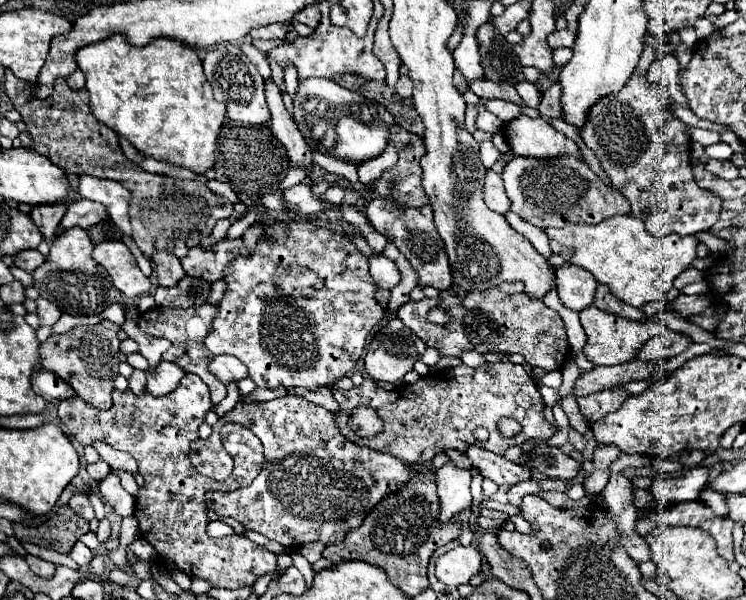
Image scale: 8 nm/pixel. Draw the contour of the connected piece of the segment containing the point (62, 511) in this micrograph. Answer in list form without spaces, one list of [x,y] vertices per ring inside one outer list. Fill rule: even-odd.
[[[61,505],[59,511],[37,527],[15,523],[15,537],[19,543],[33,543],[59,553],[69,553],[81,535],[89,531],[89,521],[75,515],[69,505]]]

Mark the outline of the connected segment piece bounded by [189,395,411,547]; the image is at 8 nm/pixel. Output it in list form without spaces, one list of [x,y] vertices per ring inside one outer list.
[[[295,395],[249,405],[237,403],[229,413],[219,417],[211,437],[191,445],[189,459],[193,459],[201,475],[211,479],[231,475],[234,461],[225,453],[220,436],[221,425],[229,421],[249,427],[261,439],[265,461],[261,473],[249,487],[205,493],[207,509],[233,517],[245,529],[263,533],[285,547],[301,547],[311,541],[325,545],[341,541],[347,531],[361,525],[369,509],[381,501],[385,493],[397,491],[411,477],[407,463],[345,439],[337,427],[335,413]]]

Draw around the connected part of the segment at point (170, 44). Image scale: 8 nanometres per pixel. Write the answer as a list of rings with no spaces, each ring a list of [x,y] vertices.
[[[117,33],[105,41],[97,41],[93,45],[81,47],[75,53],[75,61],[79,69],[85,73],[89,107],[99,121],[103,121],[115,133],[125,137],[139,151],[145,151],[155,159],[167,159],[199,175],[203,175],[205,169],[213,167],[215,141],[225,121],[225,105],[215,101],[211,85],[203,75],[203,67],[195,49],[187,47],[181,41],[175,39],[171,41],[169,37],[153,39],[145,47],[135,47],[129,43],[125,35]]]

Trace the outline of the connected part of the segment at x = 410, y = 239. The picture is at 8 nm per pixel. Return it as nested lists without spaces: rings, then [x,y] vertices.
[[[373,197],[367,203],[365,209],[369,221],[381,235],[391,235],[395,237],[395,247],[407,257],[407,261],[413,265],[413,269],[419,275],[419,287],[435,287],[435,289],[449,289],[451,287],[451,269],[445,253],[445,245],[435,231],[433,225],[433,211],[431,205],[423,205],[419,209],[407,209],[401,207],[395,199],[391,197]]]

